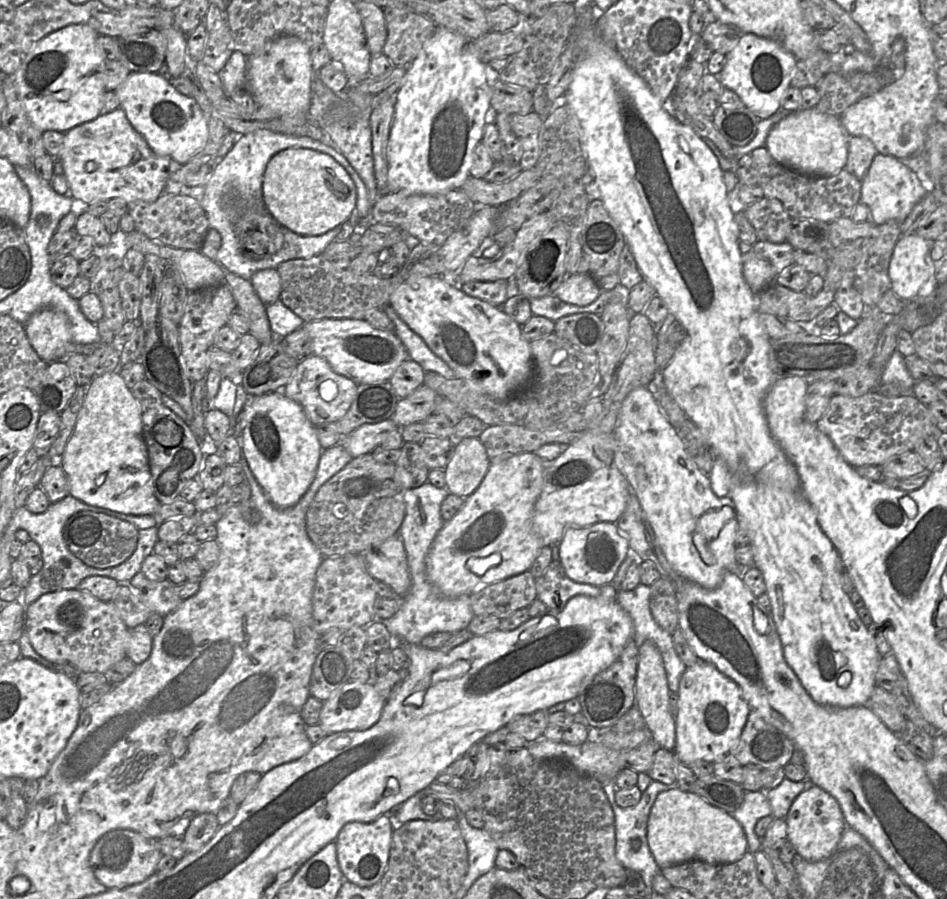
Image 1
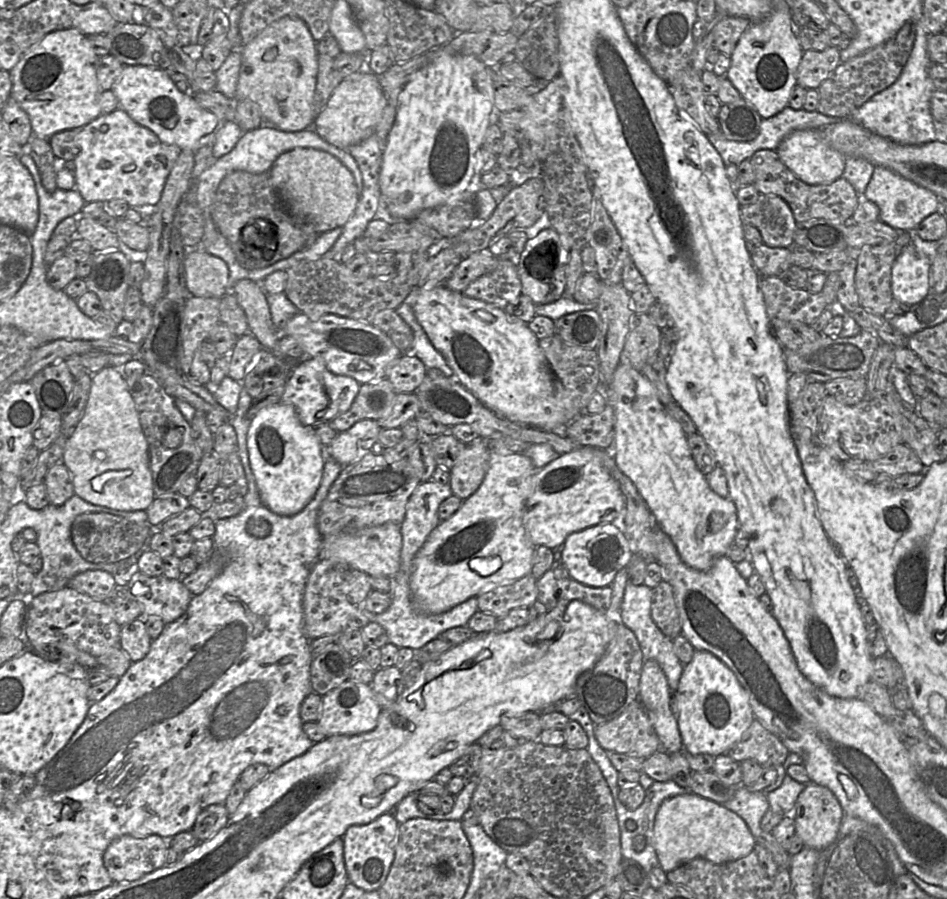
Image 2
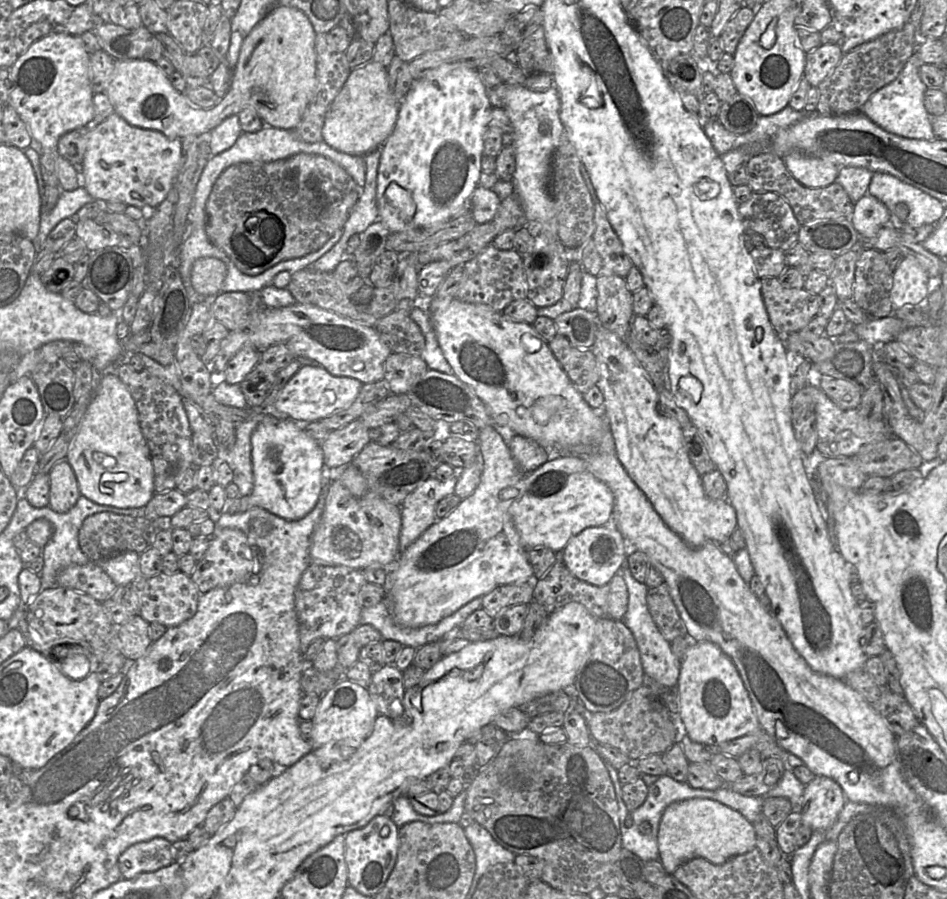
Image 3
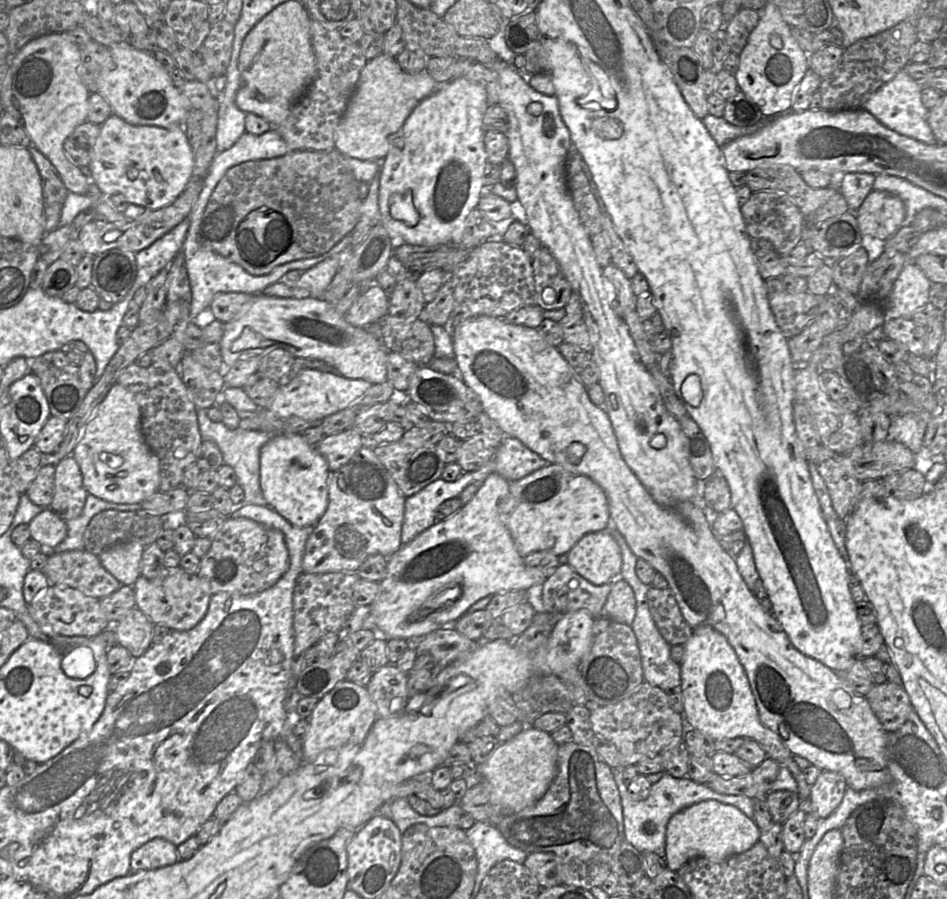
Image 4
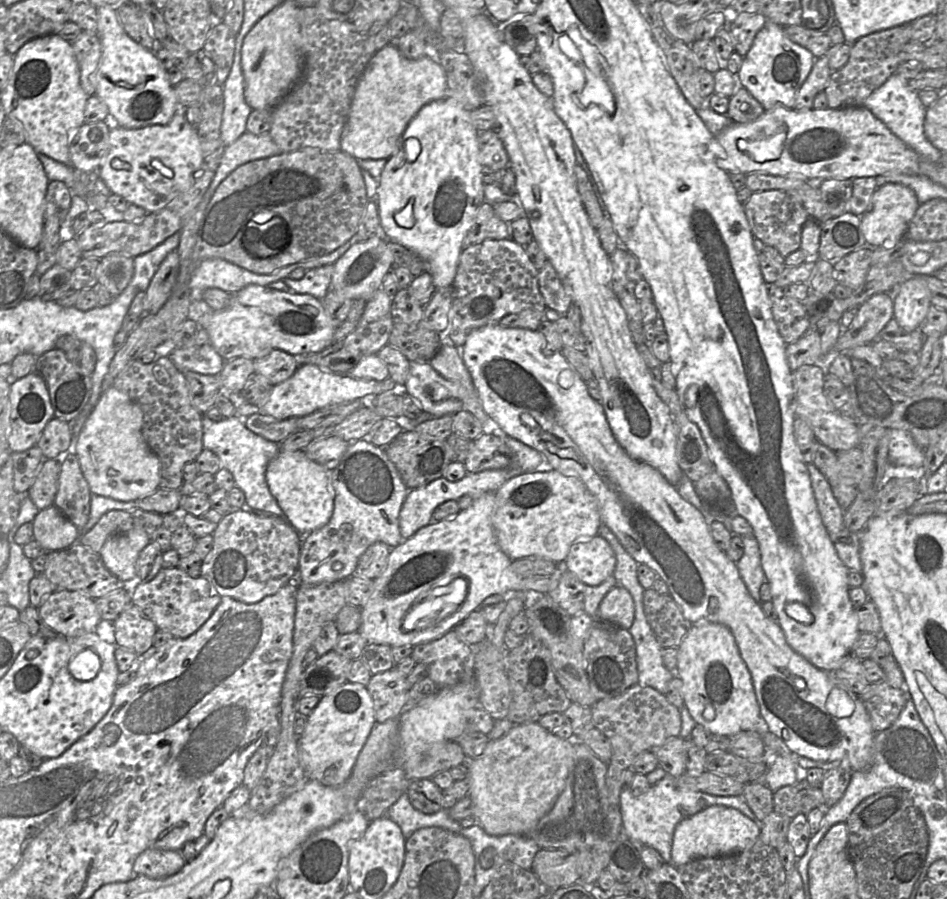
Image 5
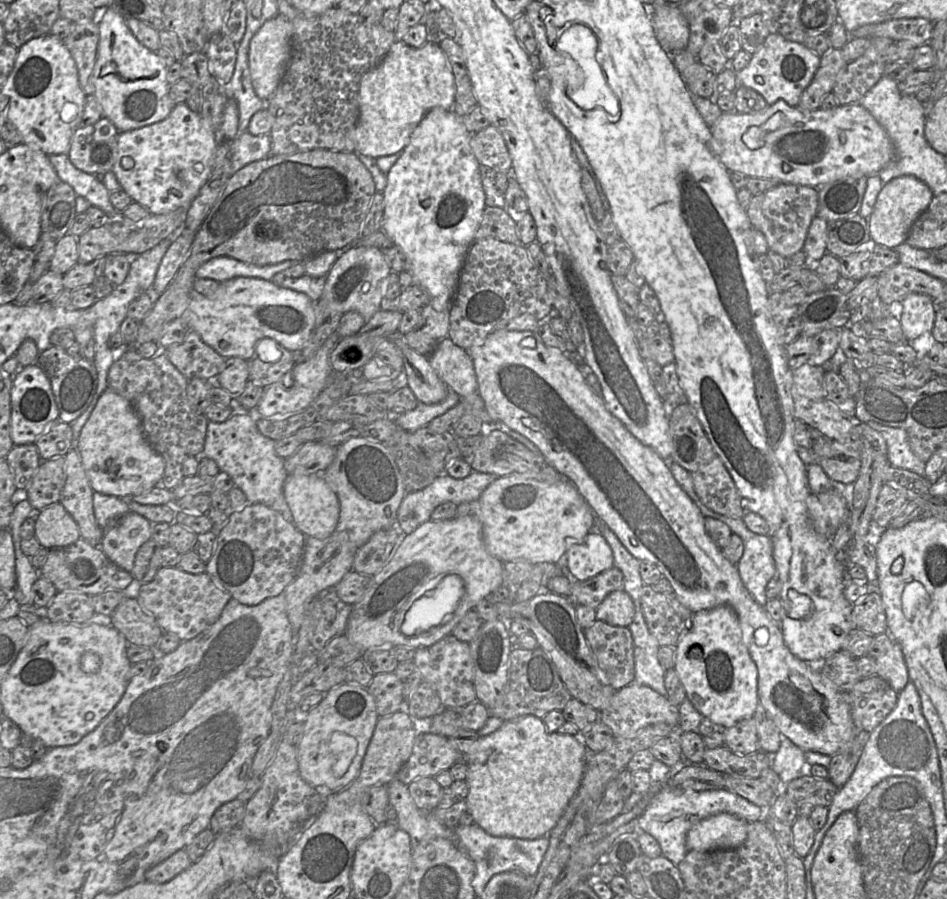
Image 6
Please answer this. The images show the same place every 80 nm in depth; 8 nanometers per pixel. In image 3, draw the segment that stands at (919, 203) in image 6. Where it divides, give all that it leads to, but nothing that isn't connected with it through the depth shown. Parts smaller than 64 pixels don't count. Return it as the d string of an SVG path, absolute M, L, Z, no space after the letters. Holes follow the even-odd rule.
M866 194L854 204L851 221L861 238L874 237L879 229L889 224L888 208L877 198Z

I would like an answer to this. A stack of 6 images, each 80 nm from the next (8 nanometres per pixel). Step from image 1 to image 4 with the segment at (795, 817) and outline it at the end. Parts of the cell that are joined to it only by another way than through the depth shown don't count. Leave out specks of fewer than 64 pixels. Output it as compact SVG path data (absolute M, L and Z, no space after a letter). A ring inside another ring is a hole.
M822 771L811 786L810 812L820 819L828 817L841 803L847 789L845 778L832 771Z

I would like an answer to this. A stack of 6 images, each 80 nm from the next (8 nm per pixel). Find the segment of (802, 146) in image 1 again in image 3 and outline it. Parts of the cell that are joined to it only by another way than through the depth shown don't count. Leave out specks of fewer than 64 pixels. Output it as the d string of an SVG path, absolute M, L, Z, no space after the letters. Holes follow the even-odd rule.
M791 152L783 158L788 171L803 186L822 188L834 183L839 167L821 158Z

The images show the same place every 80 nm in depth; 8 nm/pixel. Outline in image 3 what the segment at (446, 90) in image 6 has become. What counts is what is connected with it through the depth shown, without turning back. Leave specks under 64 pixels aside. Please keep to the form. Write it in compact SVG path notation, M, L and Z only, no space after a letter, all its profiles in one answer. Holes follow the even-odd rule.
M371 60L352 69L345 84L332 102L322 129L323 141L332 148L355 156L365 156L382 147L392 133L400 103L393 97L387 68Z

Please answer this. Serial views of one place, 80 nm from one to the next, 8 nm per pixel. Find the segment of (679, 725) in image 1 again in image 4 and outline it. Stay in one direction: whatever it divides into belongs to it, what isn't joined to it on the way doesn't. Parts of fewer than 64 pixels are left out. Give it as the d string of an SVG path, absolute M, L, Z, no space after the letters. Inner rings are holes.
M698 627L693 629L692 635L684 644L684 655L680 667L683 712L689 724L704 736L714 741L734 738L755 740L765 751L767 758L774 759L790 771L797 783L799 804L807 800L811 793L811 785L806 782L802 770L793 760L793 756L796 754L792 754L789 749L777 739L776 735L761 723L747 675L727 638L711 627Z

